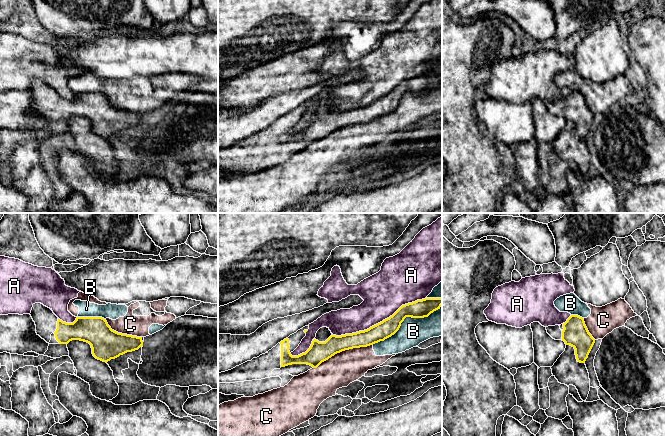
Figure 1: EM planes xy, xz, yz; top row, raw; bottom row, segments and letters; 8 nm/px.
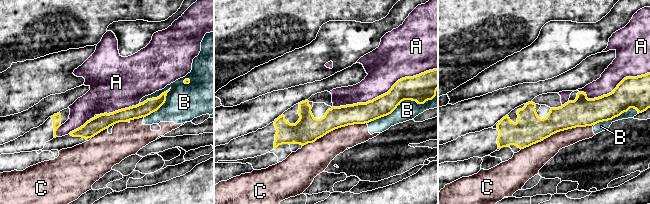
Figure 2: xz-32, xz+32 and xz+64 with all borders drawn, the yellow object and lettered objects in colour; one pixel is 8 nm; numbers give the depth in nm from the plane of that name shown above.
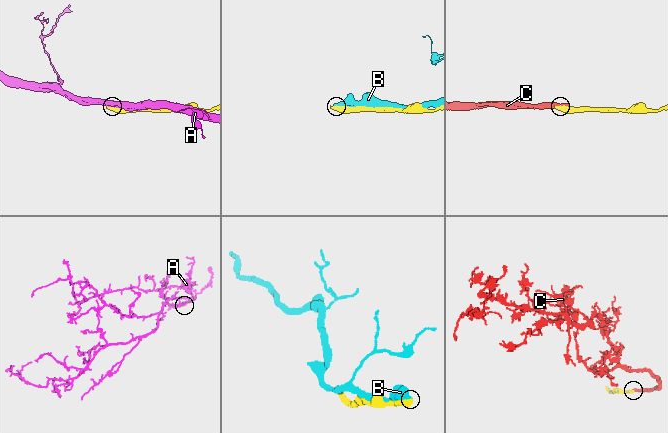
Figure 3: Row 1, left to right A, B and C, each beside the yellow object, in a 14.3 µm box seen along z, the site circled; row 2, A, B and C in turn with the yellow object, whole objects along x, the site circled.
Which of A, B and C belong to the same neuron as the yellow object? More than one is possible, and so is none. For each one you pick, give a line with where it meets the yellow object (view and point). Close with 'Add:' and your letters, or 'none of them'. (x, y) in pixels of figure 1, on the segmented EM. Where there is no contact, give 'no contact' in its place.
Add: none of them

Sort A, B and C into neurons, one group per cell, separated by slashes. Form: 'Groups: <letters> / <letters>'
Groups: A / B C

